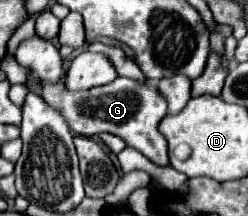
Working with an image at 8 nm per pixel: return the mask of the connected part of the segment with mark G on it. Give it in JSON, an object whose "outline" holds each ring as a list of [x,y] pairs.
{"outline":[[[65,78],[61,84],[43,84],[39,86],[39,94],[53,106],[57,106],[69,122],[69,128],[77,136],[93,136],[101,132],[115,134],[133,146],[141,154],[145,154],[151,162],[159,166],[167,166],[167,140],[157,130],[161,118],[167,114],[167,100],[155,86],[149,82],[139,82],[133,78],[119,78],[111,84],[93,88],[89,92],[69,92],[65,88]]]}

